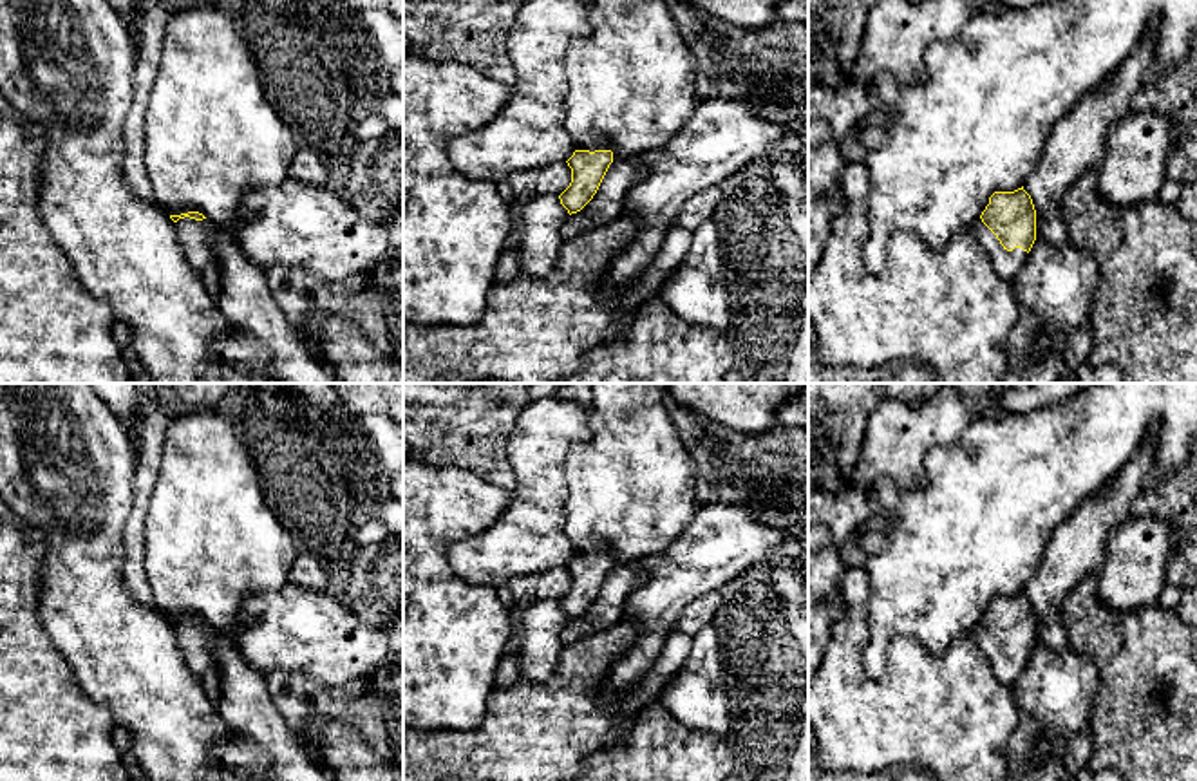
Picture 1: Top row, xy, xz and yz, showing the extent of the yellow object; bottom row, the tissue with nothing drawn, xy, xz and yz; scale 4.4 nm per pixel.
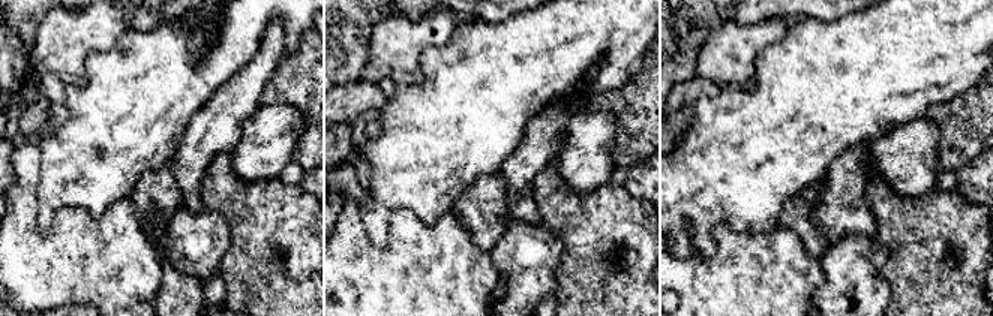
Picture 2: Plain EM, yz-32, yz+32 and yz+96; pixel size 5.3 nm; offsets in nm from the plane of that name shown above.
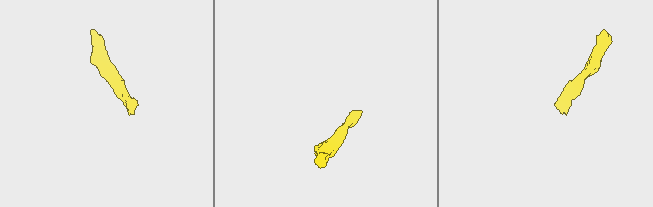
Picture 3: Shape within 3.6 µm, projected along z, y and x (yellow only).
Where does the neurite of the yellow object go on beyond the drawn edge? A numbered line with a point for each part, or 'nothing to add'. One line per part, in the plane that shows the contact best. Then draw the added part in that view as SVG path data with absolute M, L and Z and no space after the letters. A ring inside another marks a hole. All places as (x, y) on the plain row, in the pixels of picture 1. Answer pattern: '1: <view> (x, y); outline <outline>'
1: yz (1006, 668); outline M980 622L975 627L971 627L969 633L976 640L980 653L991 663L998 682L1011 689L1016 678L1025 669L1027 656L1023 656L1022 653L1014 653L1013 656L1007 656L996 644L996 640L982 627Z

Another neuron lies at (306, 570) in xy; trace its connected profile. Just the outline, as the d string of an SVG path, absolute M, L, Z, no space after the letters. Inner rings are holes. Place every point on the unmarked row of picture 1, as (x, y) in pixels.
M298 551L289 568L287 582L325 591L327 573L315 555Z

